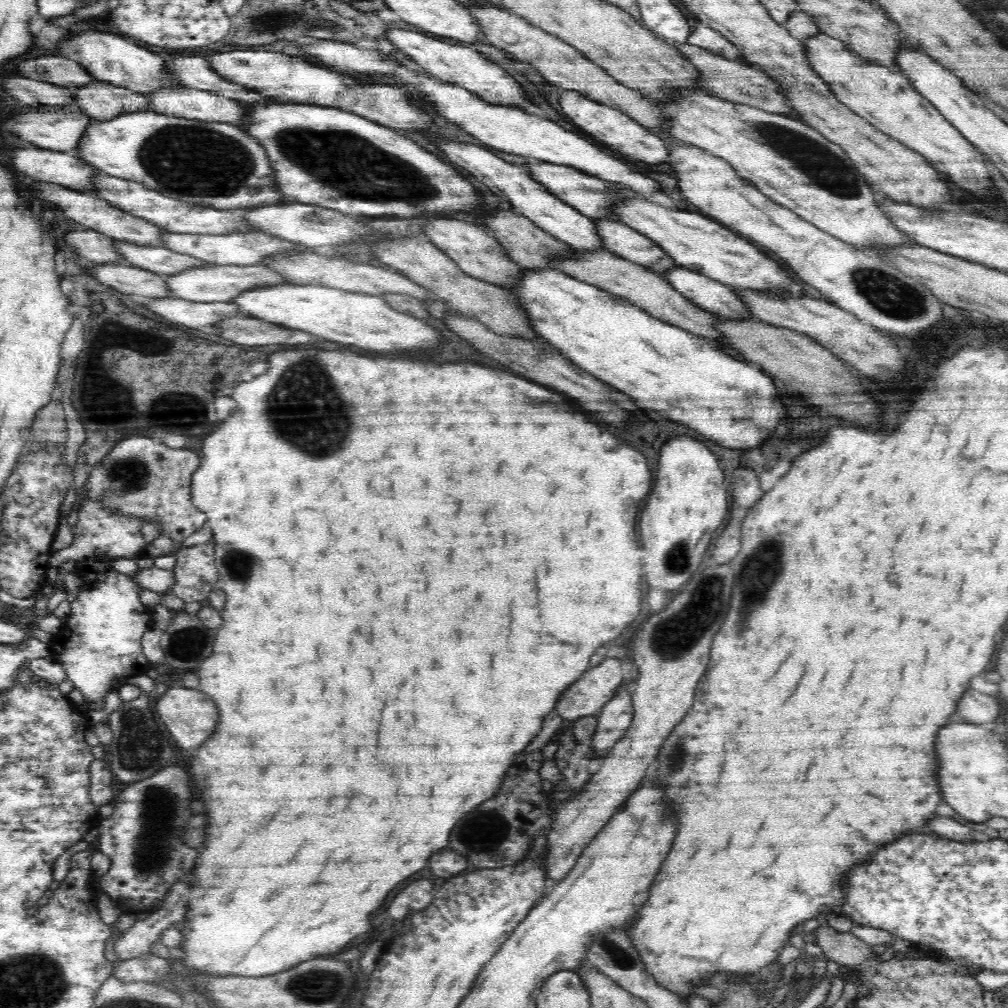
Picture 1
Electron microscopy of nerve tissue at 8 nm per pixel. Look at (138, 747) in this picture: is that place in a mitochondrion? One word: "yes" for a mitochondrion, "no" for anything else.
yes

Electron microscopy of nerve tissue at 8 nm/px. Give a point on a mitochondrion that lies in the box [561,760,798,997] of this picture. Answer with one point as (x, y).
(616, 956)

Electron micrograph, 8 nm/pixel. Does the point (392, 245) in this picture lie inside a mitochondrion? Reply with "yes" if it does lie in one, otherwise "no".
no

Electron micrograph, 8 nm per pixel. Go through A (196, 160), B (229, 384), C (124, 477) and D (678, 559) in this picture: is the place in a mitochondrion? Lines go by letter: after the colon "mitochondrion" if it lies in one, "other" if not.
A: mitochondrion
B: other
C: mitochondrion
D: mitochondrion

